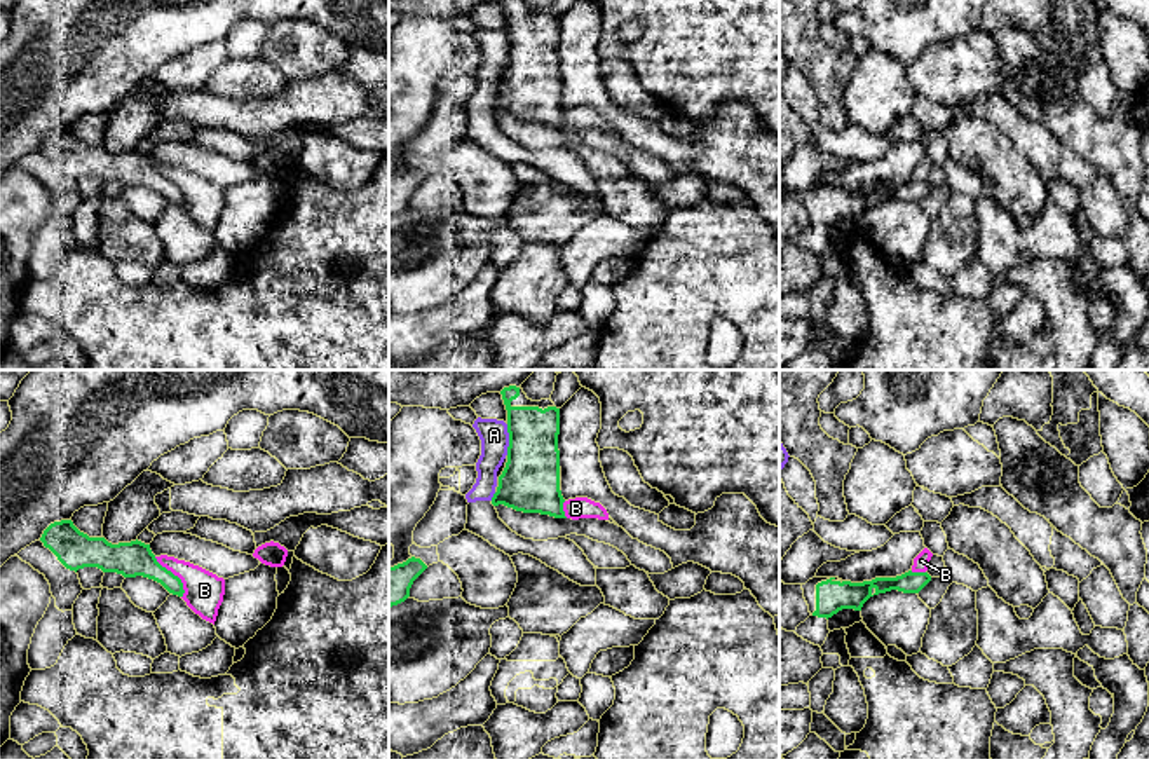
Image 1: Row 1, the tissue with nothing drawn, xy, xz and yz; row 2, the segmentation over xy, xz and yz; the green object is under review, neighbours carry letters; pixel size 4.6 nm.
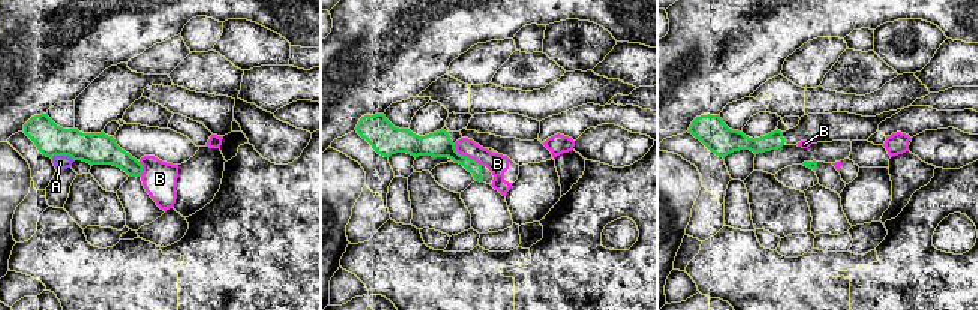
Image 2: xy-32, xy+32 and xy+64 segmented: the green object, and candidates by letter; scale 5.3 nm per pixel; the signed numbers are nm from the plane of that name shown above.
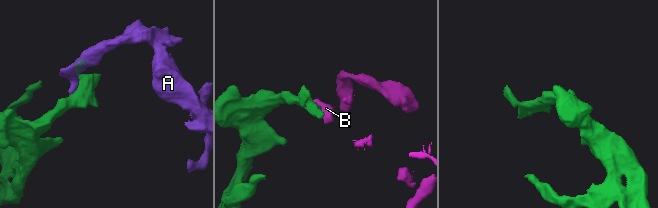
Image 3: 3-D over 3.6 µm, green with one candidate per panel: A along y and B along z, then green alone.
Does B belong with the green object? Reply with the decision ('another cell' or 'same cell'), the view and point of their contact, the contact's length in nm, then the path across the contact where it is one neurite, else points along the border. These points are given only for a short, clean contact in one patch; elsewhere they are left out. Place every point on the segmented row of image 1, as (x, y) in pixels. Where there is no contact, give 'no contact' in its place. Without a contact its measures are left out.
another cell | xy (176, 576) | 240 nm | along xy (154, 557), (180, 580), (182, 597)

